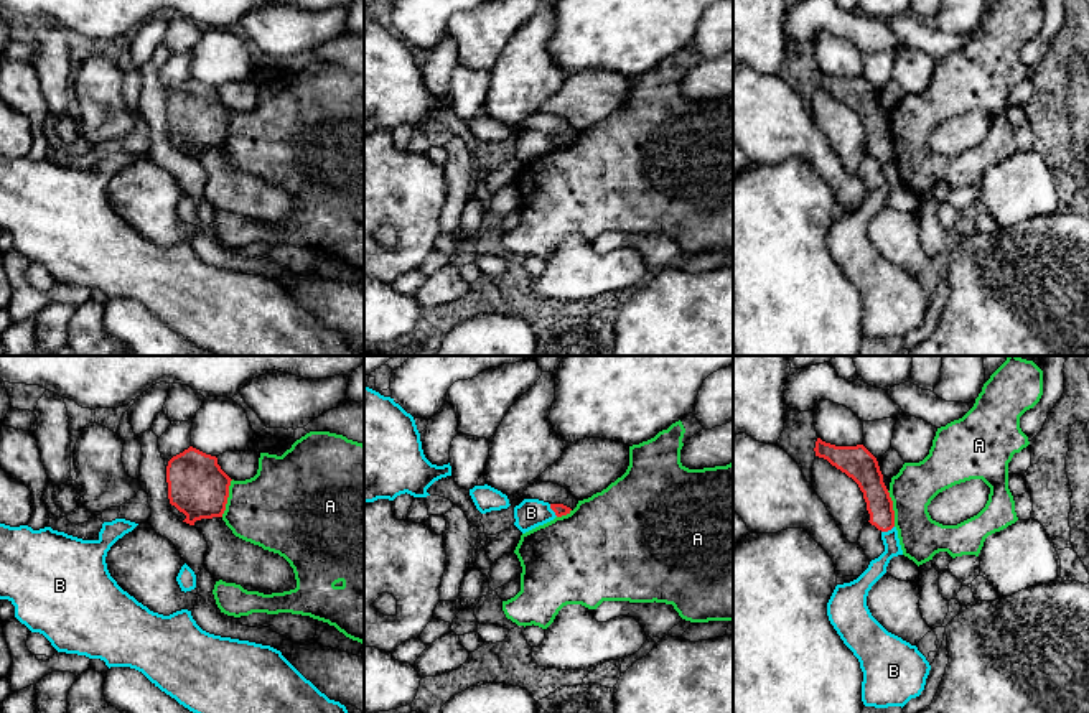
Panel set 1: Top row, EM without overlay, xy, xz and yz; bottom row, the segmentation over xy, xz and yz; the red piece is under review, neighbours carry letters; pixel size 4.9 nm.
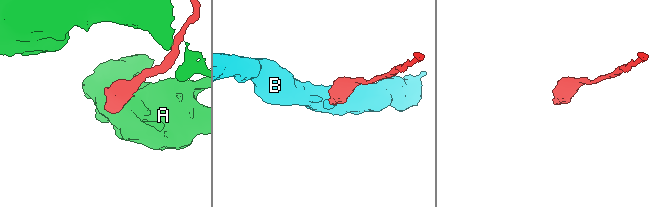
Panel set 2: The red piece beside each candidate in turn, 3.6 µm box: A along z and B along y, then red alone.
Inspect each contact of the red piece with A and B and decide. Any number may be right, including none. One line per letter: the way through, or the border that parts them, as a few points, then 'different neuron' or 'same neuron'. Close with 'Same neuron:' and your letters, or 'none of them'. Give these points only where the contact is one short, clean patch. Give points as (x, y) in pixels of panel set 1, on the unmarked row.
A: different neuron
B: border xz (549, 135), (557, 147); different neuron
Same neuron: none of them

